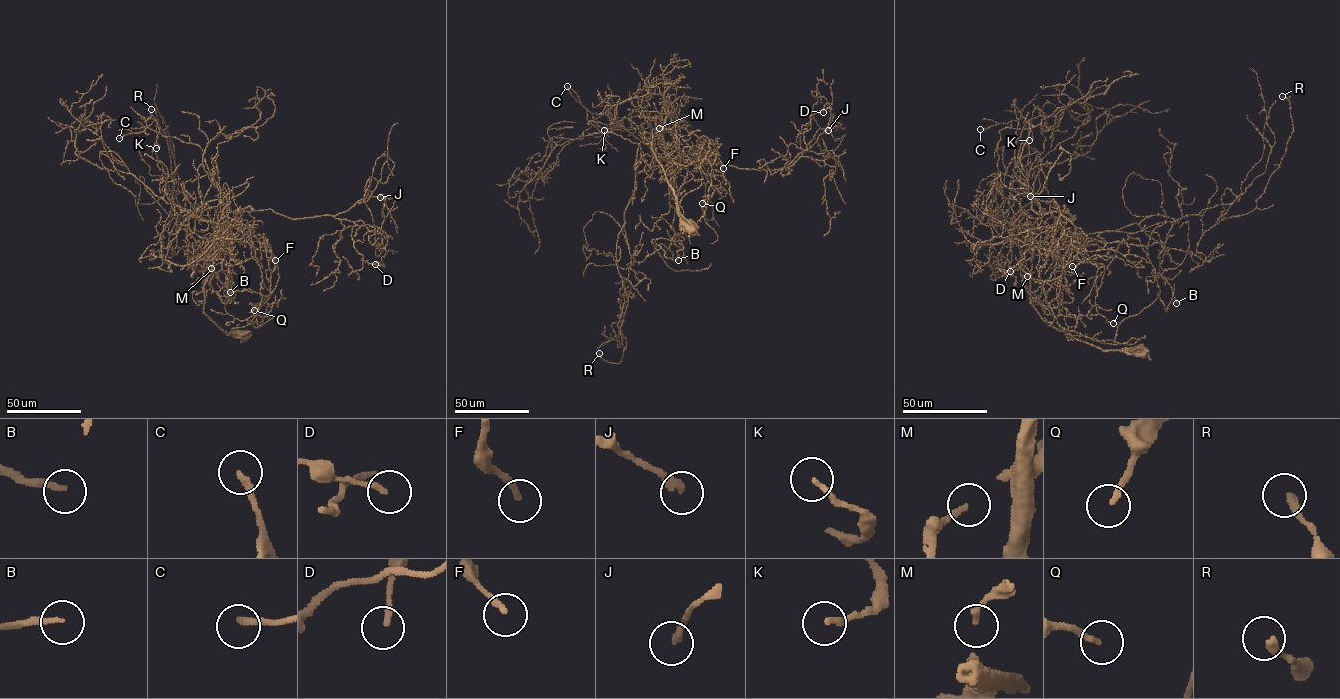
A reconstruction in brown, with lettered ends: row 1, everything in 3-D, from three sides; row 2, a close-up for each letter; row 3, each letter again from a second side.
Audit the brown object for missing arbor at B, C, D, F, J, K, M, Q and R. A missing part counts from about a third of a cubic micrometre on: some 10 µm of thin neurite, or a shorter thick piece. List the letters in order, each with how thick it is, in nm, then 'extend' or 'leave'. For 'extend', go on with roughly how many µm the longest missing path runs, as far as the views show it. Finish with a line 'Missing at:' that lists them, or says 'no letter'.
B: calibre 190 nm; extend; missing 35 µm
C: calibre 240 nm; extend; missing 35 µm
D: calibre 170 nm; leave
F: calibre 240 nm; extend; missing 20 µm
J: calibre 240 nm; leave
K: calibre 180 nm; leave
M: calibre 130 nm; leave
Q: calibre 170 nm; extend; missing 35 µm
R: calibre 300 nm; leave
Missing at: B, C, F, Q

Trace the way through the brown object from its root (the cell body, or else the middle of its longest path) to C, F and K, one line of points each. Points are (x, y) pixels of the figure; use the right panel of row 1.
C: (1142, 351), (1099, 349), (1038, 313), (1032, 252), (1059, 224), (1032, 209), (1020, 180), (1030, 123), (980, 129)
F: (1142, 351), (1099, 349), (1041, 317), (1030, 299), (1032, 252), (1057, 223), (1048, 255), (1072, 266)
K: (1142, 351), (1071, 337), (1033, 305), (1032, 252), (1059, 224), (1032, 209), (1021, 182), (1030, 123), (1029, 140)

